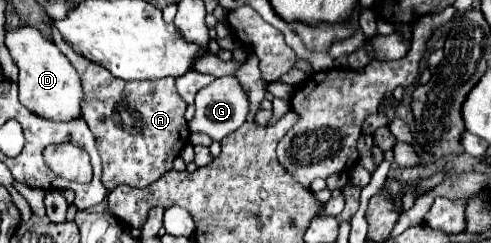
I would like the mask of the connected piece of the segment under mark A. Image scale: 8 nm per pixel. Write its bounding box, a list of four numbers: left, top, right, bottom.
[48,20,190,190]

